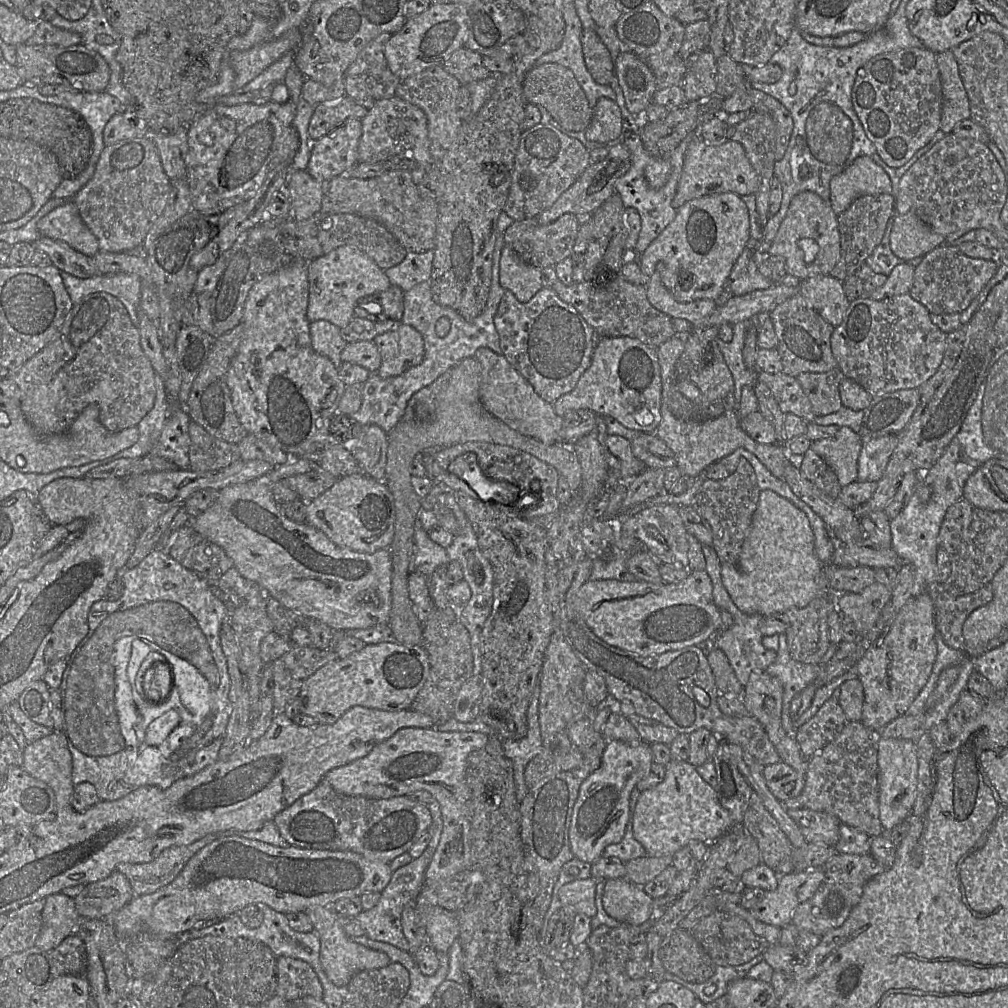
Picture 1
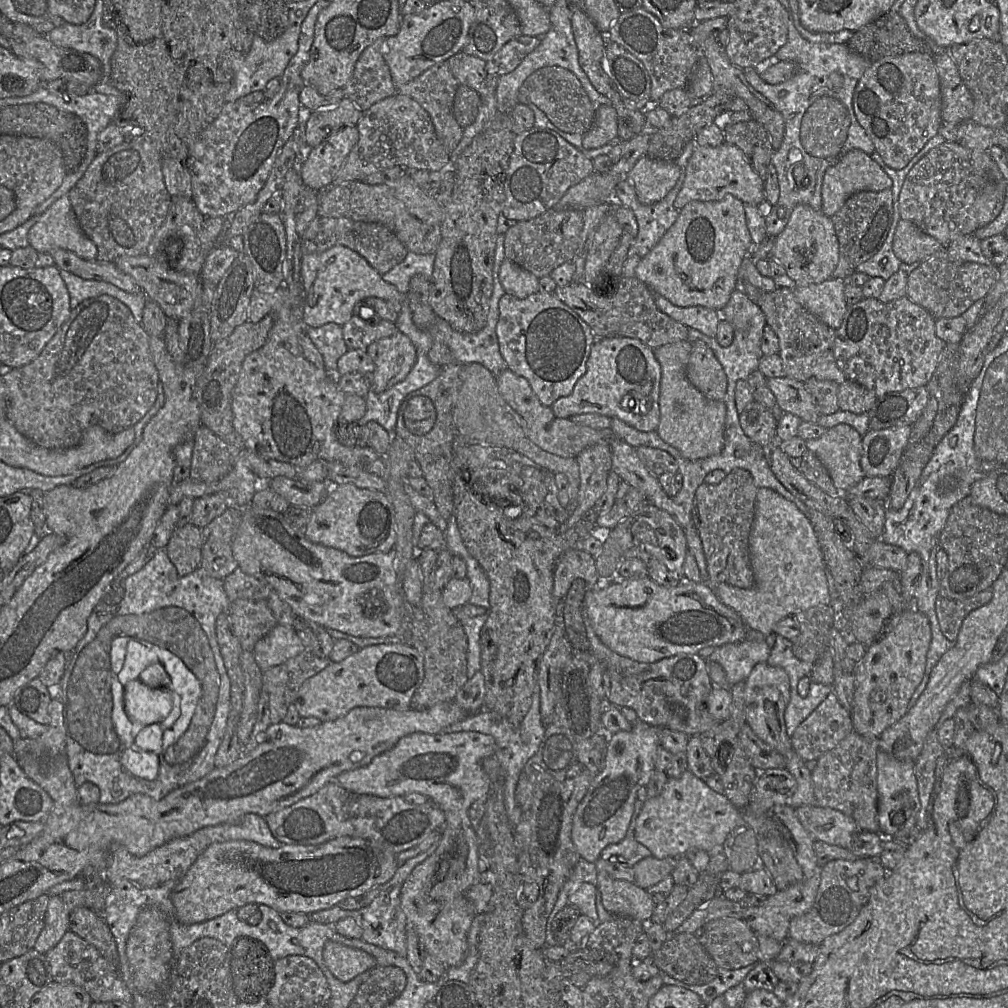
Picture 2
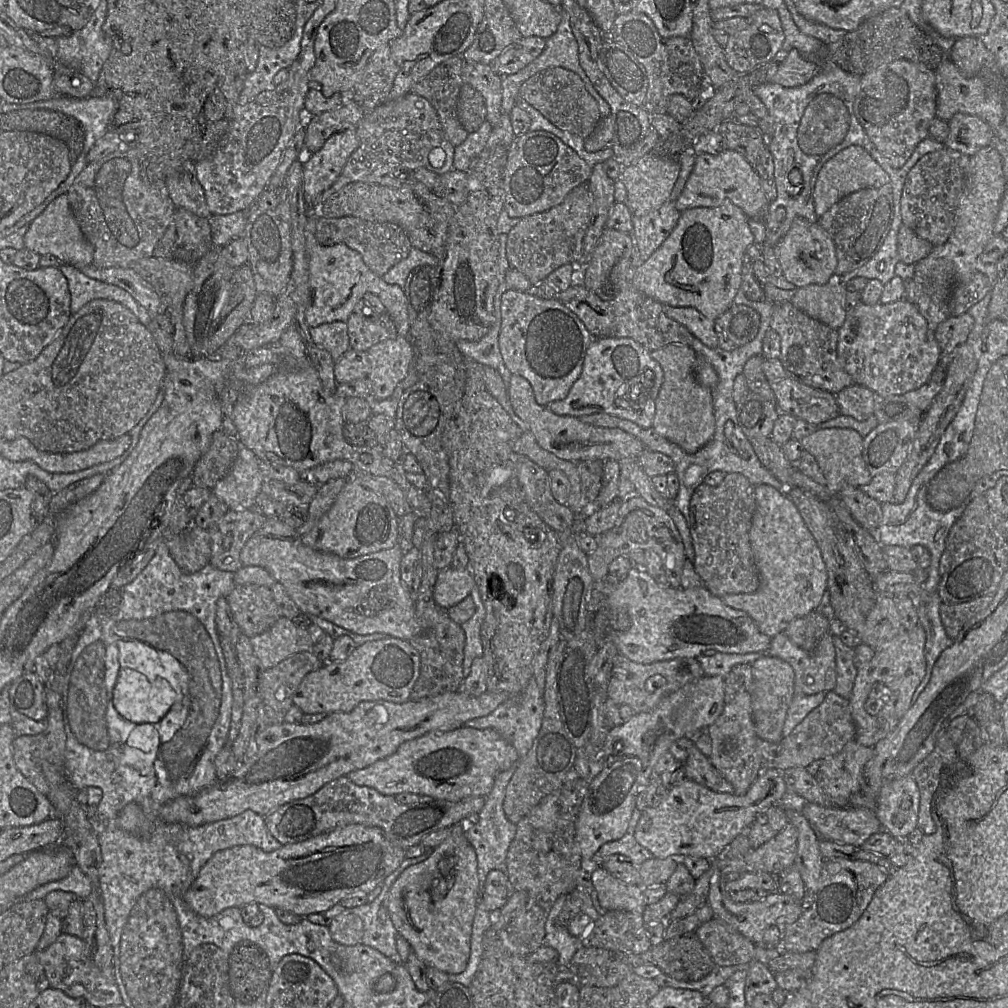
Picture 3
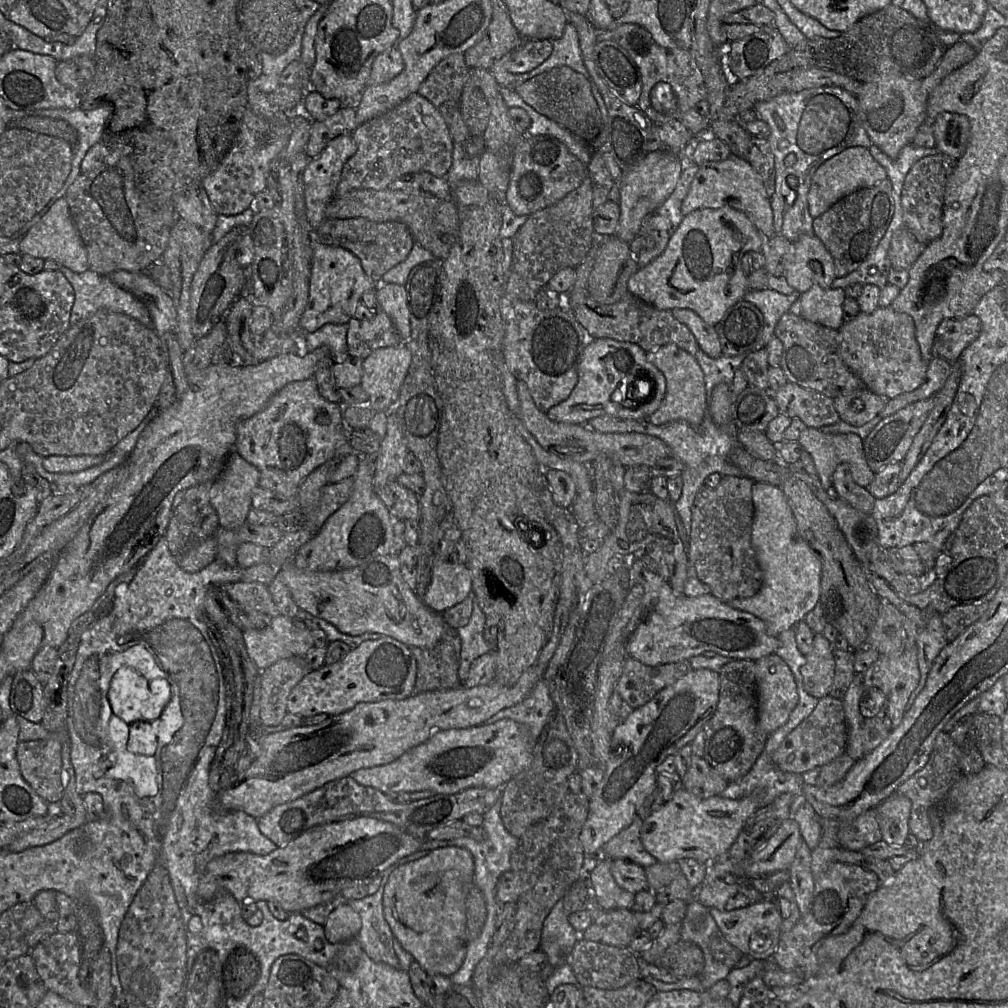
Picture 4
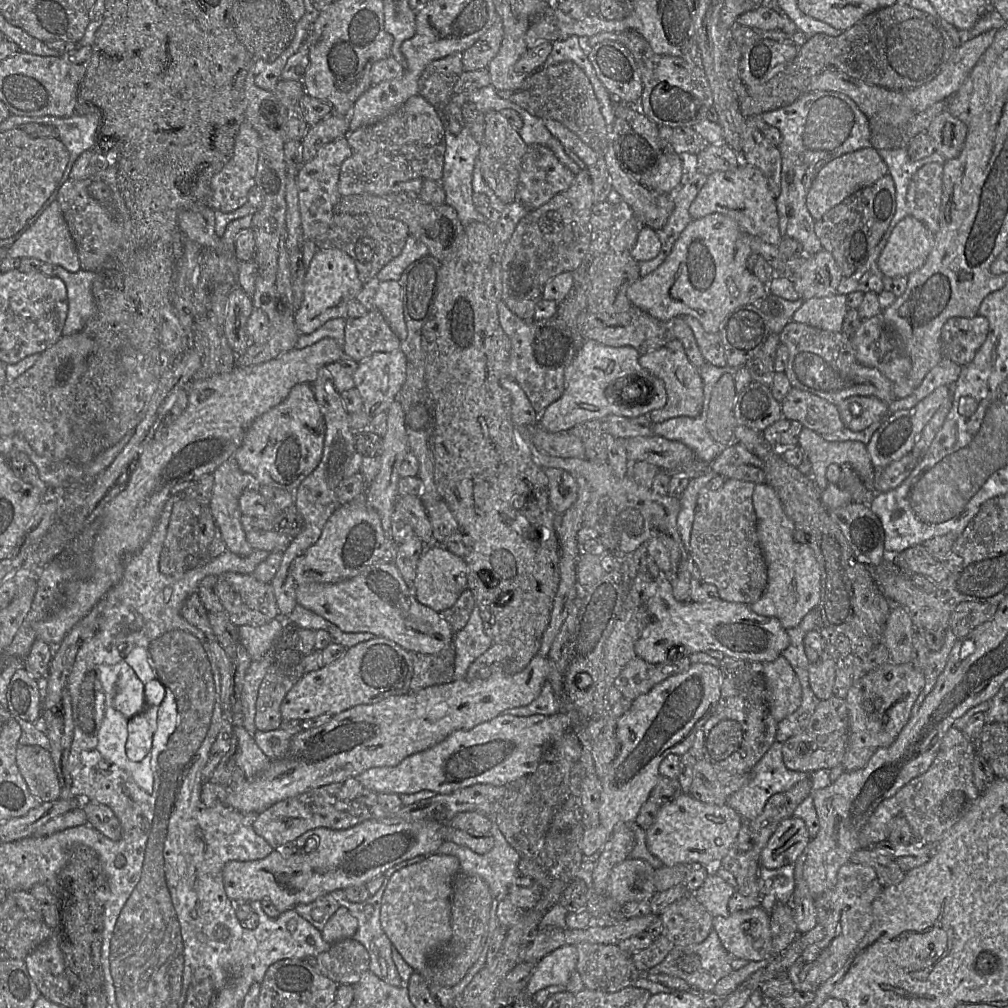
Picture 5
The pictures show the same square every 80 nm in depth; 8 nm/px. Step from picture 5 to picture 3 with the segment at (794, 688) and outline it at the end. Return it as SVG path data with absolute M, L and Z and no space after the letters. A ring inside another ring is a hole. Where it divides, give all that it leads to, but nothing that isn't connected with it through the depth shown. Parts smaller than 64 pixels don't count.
M765 654L752 664L751 704L757 736L768 742L779 742L788 708L794 695L794 671L784 660Z

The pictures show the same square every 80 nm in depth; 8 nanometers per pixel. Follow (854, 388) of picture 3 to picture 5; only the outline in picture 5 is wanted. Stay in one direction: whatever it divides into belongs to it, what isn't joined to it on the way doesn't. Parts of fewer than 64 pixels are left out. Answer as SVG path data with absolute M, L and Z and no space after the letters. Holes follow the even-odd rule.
M855 395L838 404L841 420L846 428L859 432L888 413L889 404L877 397Z

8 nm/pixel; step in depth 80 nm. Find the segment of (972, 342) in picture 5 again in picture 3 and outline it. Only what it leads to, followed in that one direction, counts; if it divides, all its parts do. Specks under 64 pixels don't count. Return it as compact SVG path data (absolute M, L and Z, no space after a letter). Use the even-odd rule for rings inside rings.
M969 313L959 316L949 316L940 323L935 331L935 338L938 341L942 356L950 356L954 350L965 343L973 328L974 319Z

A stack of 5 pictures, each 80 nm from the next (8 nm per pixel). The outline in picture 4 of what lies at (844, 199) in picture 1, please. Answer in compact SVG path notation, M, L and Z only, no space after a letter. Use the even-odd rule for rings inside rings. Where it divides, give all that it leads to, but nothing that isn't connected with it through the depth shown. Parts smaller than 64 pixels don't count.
M861 146L847 148L832 157L831 159L824 162L814 174L811 187L808 193L809 213L812 218L818 218L845 196L861 188L872 187L886 178L888 178L886 170L872 157L868 148Z

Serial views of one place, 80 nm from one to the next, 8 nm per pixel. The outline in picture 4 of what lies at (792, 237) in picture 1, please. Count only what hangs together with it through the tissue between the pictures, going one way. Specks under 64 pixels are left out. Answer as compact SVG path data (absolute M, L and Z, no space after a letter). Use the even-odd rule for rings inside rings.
M805 234L791 245L791 251L786 255L783 276L799 293L813 286L829 289L837 278L833 257L824 244L815 235Z

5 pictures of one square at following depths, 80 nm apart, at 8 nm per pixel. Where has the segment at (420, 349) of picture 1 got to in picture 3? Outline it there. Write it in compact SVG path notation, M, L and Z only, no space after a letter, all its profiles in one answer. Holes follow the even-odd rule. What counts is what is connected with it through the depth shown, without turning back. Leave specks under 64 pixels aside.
M397 336L379 342L366 351L369 361L369 398L381 401L390 397L406 377L415 361L415 349L409 338Z

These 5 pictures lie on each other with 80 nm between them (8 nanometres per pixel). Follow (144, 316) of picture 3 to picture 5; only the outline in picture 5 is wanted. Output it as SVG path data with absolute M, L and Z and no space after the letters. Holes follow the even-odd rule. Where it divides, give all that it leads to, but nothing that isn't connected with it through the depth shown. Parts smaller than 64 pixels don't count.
M56 266L55 275L66 286L68 312L62 335L70 335L83 330L85 324L96 313L96 304L92 293L93 281L98 271L79 270L70 272Z

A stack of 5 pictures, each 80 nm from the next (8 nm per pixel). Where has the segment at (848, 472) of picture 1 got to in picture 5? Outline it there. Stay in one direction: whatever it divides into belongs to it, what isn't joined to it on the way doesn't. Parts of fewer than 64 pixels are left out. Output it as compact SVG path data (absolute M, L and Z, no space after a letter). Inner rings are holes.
M803 427L799 435L798 446L804 456L811 464L811 476L820 491L824 490L829 484L826 477L826 470L833 463L847 463L858 474L861 481L867 488L874 488L878 470L875 469L871 458L867 452L867 446L859 441L829 442L822 435Z

